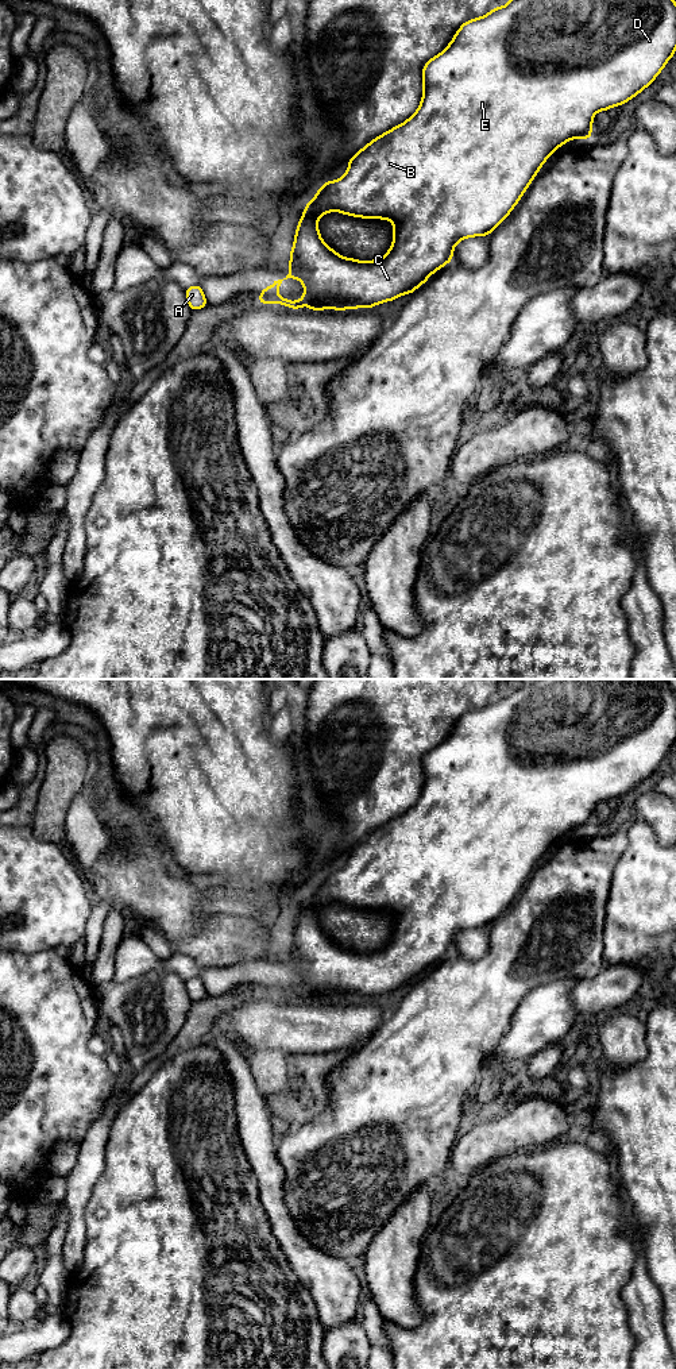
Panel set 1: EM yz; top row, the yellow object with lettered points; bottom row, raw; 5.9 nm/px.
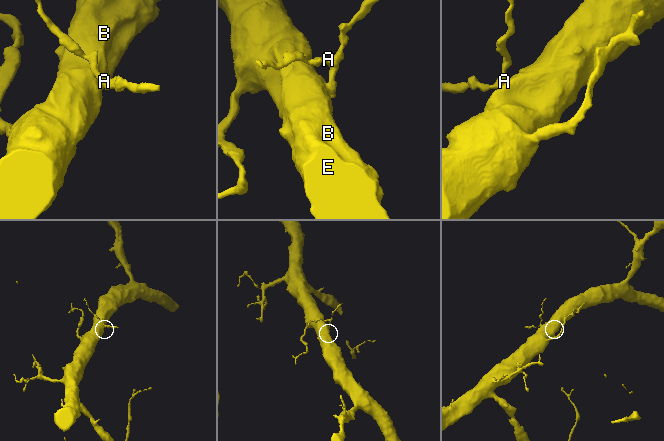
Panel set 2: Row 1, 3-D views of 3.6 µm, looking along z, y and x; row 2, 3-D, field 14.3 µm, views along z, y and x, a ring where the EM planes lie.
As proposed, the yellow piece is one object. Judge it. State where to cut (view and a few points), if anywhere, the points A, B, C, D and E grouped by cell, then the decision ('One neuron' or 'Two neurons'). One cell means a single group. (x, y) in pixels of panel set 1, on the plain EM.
Split along yz (266, 980), (275, 994). Groups: A / B C D E. Two neurons

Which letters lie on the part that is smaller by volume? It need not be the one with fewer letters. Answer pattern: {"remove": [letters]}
{"remove": ["A"]}

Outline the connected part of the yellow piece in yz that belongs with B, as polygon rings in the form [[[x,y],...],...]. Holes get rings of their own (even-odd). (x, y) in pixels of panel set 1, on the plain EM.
[[[537,679],[532,683],[513,683],[506,697],[495,698],[482,709],[464,713],[449,736],[424,756],[424,786],[417,802],[407,811],[376,828],[352,847],[345,865],[339,871],[322,875],[316,887],[305,896],[295,921],[293,940],[290,941],[289,965],[283,969],[294,969],[302,973],[302,990],[290,992],[286,988],[279,988],[277,984],[283,971],[274,972],[267,979],[269,986],[275,991],[275,995],[290,1000],[304,1000],[302,996],[306,995],[310,1002],[371,1000],[378,995],[393,992],[403,986],[412,986],[433,964],[452,953],[452,944],[459,933],[474,928],[488,928],[510,906],[541,857],[557,838],[564,837],[571,830],[590,830],[595,805],[623,797],[648,779],[675,747],[675,743],[676,694],[667,679]],[[328,903],[340,903],[362,910],[390,911],[394,918],[391,938],[385,948],[375,952],[358,952],[337,945],[322,932],[318,923],[317,913]]]

